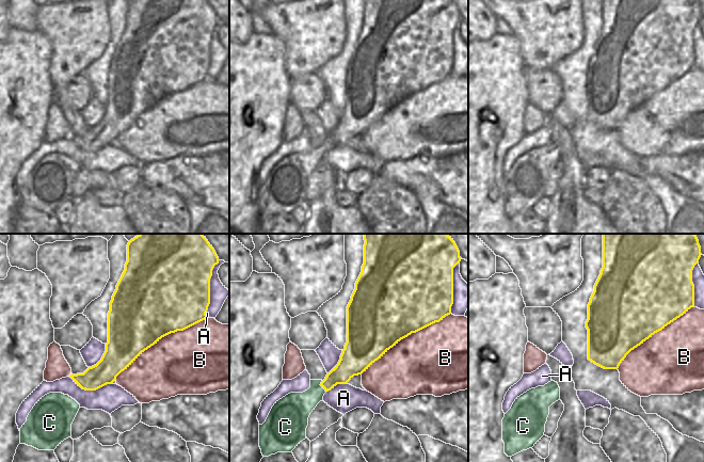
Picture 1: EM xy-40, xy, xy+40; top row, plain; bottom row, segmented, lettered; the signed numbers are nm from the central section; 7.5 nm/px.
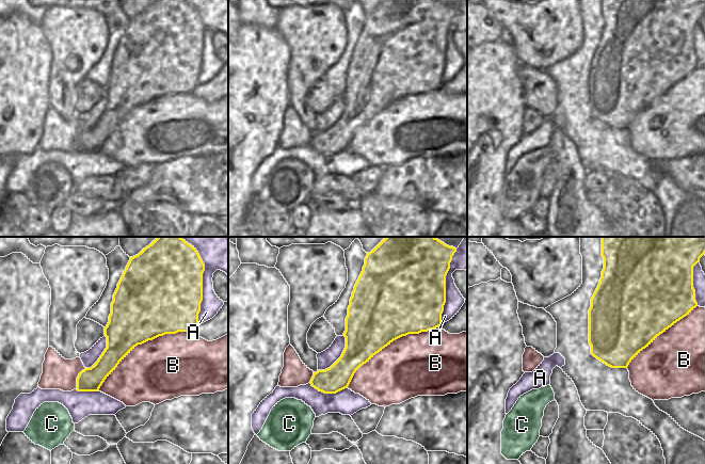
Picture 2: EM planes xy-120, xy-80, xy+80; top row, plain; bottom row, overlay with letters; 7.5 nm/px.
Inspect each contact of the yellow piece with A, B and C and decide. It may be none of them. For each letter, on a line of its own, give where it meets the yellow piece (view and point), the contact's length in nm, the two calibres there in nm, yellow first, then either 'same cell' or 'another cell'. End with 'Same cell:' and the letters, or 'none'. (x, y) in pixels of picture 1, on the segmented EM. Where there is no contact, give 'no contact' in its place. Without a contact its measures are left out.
A: meets yellow in xy-40 at (209, 289); contact 440 nm long; 500 nm thick on the yellow side, 140 nm on the other; another cell
B: meets yellow in xy-40 at (160, 338); contact 850 nm long; 500 nm thick on the yellow side, 480 nm on the other; another cell
C: meets yellow in xy at (321, 385); contact 90 nm long; 160 nm thick on the yellow side, 220 nm on the other; same cell
Same cell: C

